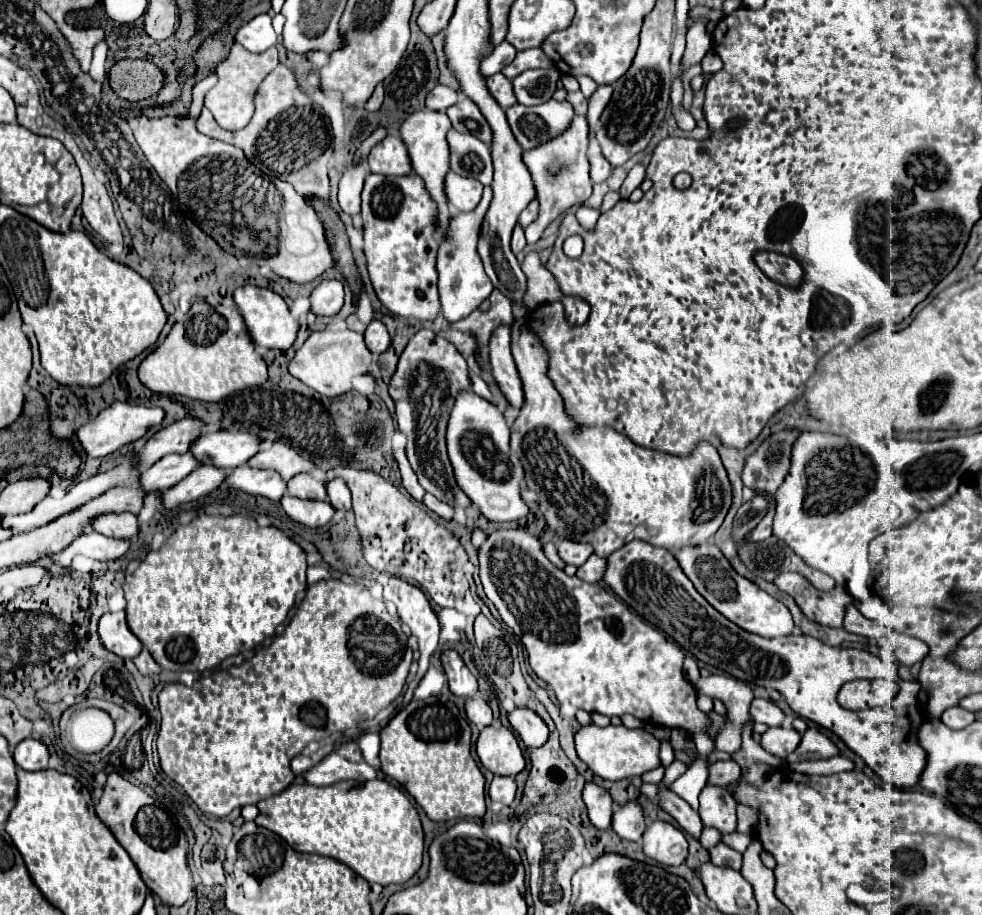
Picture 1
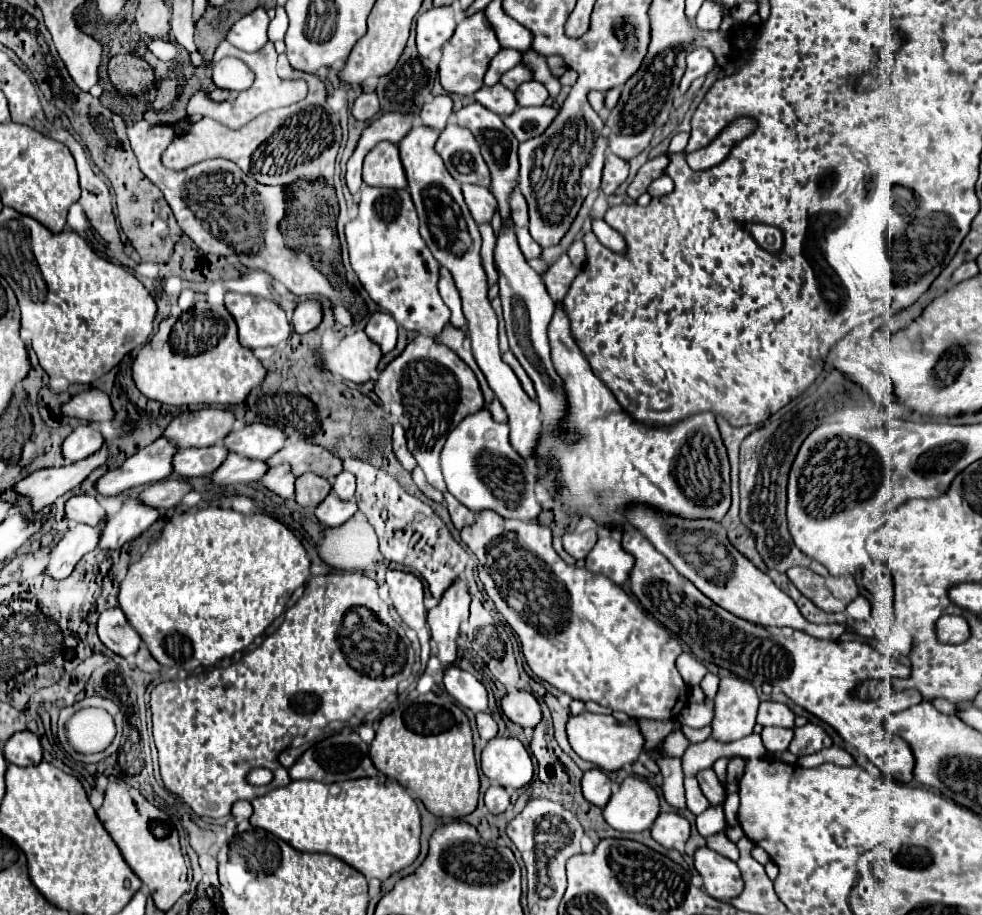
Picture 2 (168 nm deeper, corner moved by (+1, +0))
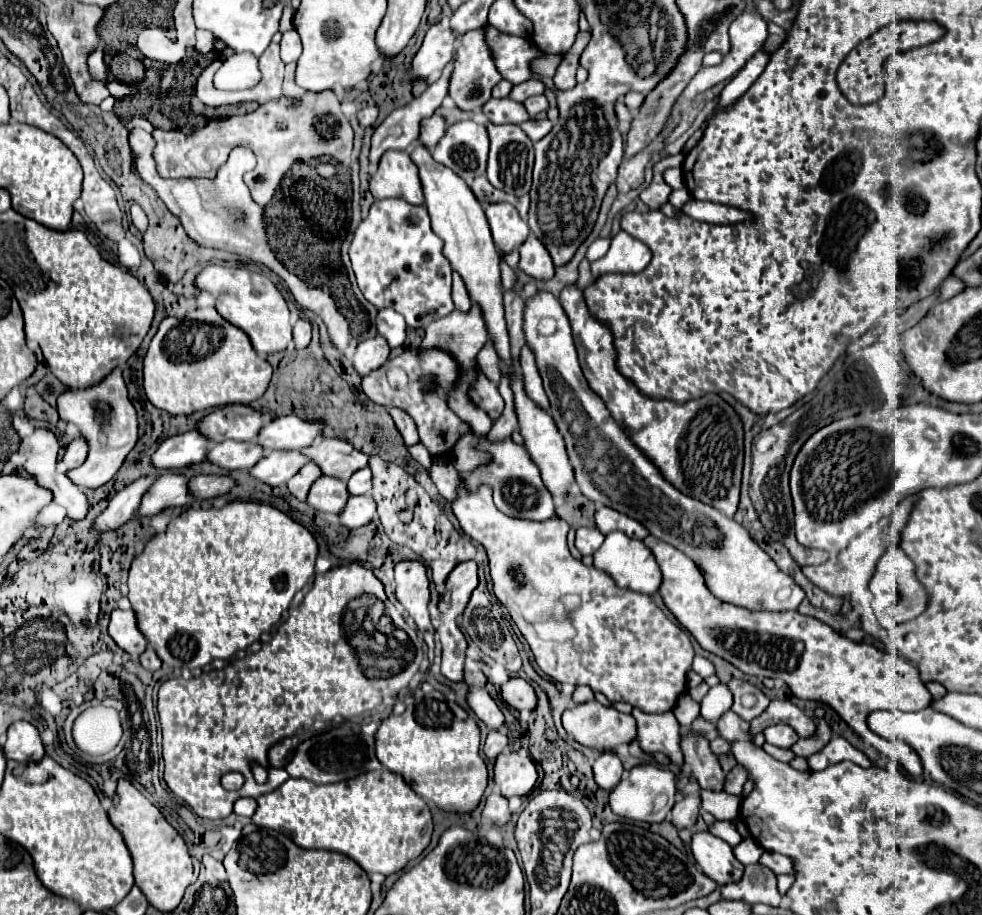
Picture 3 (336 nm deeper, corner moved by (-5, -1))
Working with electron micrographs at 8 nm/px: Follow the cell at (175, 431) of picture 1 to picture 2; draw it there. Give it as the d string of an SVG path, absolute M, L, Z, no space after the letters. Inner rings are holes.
M201 409L193 413L177 415L163 437L173 441L177 449L211 447L219 443L233 425L233 413L221 409Z

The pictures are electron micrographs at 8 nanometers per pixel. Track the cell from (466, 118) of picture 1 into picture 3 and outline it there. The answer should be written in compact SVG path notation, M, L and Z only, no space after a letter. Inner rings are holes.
M487 124L489 138L491 138L491 150L489 150L489 166L487 166L487 180L509 194L523 196L529 194L531 190L531 172L533 172L533 160L535 160L535 150L533 142L523 134L519 126L495 126Z

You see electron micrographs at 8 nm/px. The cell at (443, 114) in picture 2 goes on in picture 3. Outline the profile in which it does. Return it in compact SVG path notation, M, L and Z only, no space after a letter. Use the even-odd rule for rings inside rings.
M433 114L431 118L425 118L421 122L421 134L419 134L419 142L425 146L425 148L433 148L445 134L447 130L447 124L443 120L441 114Z

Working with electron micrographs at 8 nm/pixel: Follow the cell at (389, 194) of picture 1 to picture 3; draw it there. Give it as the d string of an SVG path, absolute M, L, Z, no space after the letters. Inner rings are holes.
M399 198L377 200L369 216L359 224L355 238L349 248L349 256L353 262L353 272L357 278L357 286L363 292L365 300L375 308L393 308L399 312L407 326L423 328L433 320L439 320L455 310L451 300L451 264L443 256L443 240L431 230L429 214L425 206L411 206L407 202L399 202Z

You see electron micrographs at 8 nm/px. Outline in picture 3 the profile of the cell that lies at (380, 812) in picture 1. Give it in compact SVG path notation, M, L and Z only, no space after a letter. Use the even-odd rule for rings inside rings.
M387 768L371 770L367 774L359 774L357 778L335 784L315 784L305 778L289 778L277 790L257 798L257 812L253 814L253 822L289 836L301 848L343 852L353 858L367 874L379 872L383 876L399 872L407 866L407 862L415 860L429 846L433 834L433 818L425 800L417 796L399 774Z

